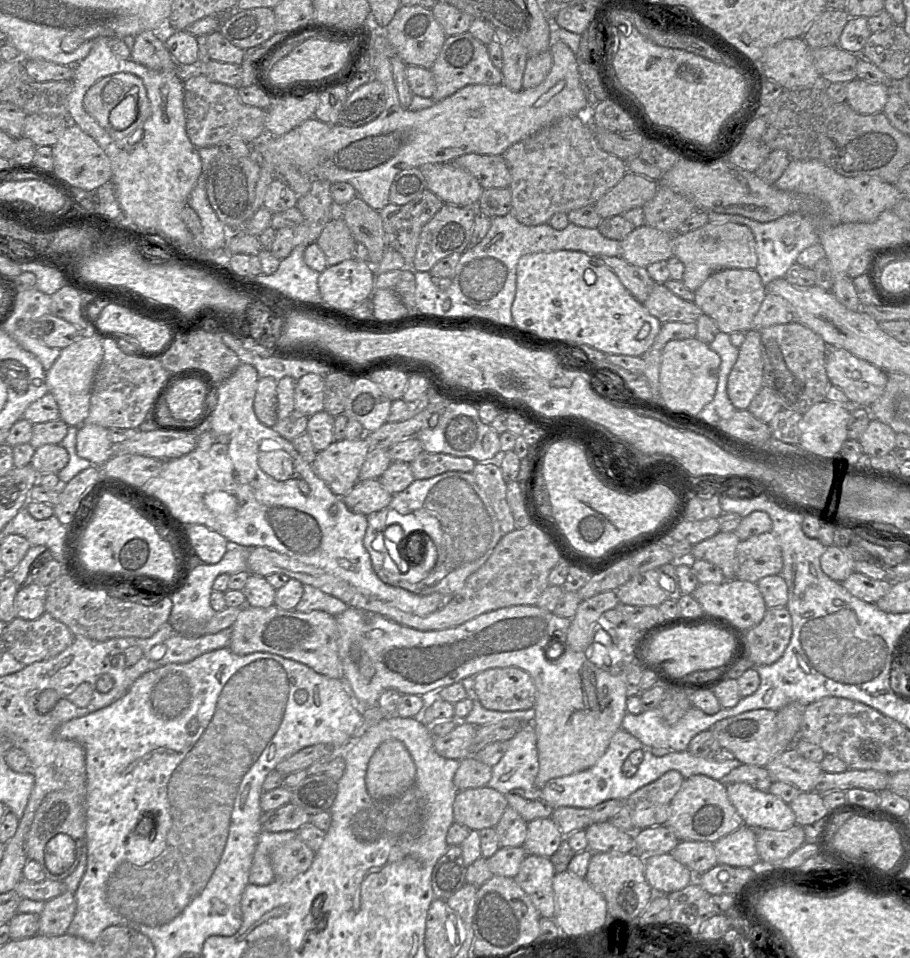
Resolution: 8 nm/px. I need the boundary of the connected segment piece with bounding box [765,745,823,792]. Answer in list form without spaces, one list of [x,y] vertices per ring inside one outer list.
[[[790,746],[765,767],[772,781],[780,781],[795,786],[800,792],[813,792],[823,772],[820,763],[801,756],[794,746]]]

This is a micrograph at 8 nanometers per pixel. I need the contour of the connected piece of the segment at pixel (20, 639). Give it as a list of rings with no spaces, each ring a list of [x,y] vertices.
[[[49,613],[35,620],[15,617],[4,628],[2,648],[24,665],[48,660],[74,640],[69,628]]]

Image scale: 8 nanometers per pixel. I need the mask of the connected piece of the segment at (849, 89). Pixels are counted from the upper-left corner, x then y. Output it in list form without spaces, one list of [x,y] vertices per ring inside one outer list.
[[[856,78],[846,83],[846,103],[857,113],[871,115],[883,111],[892,91],[884,84]]]

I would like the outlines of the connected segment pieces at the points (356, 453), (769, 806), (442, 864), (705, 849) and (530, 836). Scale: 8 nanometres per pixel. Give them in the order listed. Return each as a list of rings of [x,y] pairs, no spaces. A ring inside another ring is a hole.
[[[365,437],[334,441],[317,453],[312,467],[334,494],[343,497],[359,481],[360,470],[369,451]]]
[[[746,783],[728,784],[726,792],[743,824],[749,828],[785,831],[796,824],[789,804],[769,792],[757,790]]]
[[[450,846],[437,861],[431,876],[435,899],[447,900],[466,883],[466,865],[461,846]]]
[[[679,841],[670,854],[681,864],[701,875],[717,865],[714,843],[701,841]]]
[[[551,817],[528,822],[524,849],[527,854],[551,857],[565,836]]]

